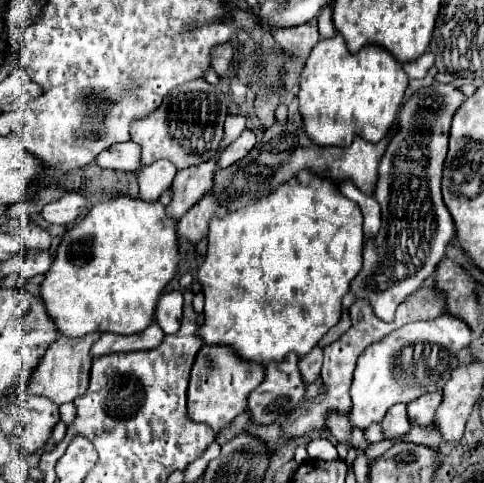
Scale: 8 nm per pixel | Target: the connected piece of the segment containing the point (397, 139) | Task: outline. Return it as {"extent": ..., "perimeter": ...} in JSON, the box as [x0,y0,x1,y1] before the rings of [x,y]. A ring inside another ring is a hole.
{"extent":[350,80,466,322],"perimeter":[[[432,80],[430,86],[410,92],[400,106],[400,112],[398,112],[398,118],[394,124],[396,134],[394,134],[392,142],[388,144],[386,154],[380,160],[378,182],[374,188],[374,198],[382,206],[382,226],[378,230],[378,236],[374,238],[378,258],[364,258],[364,268],[350,282],[350,292],[354,294],[354,298],[356,300],[364,298],[380,320],[390,322],[394,318],[396,308],[434,274],[438,262],[446,254],[448,242],[454,238],[454,222],[442,200],[440,180],[442,180],[444,158],[448,152],[450,122],[452,122],[454,112],[458,110],[458,106],[464,100],[466,100],[466,96],[460,92],[460,88],[456,84],[452,84],[452,82],[444,84],[444,82]]]}

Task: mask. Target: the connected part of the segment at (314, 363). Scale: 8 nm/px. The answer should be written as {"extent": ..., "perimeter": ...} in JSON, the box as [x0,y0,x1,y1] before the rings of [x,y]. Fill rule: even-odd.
{"extent":[298,346,324,384],"perimeter":[[[316,346],[310,354],[306,354],[306,356],[298,362],[298,368],[300,368],[300,374],[302,374],[302,382],[312,384],[312,382],[318,378],[320,368],[322,368],[322,356],[324,356],[324,350]]]}

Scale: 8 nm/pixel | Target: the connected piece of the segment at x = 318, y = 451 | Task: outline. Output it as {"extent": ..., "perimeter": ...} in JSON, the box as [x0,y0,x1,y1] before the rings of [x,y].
{"extent":[308,440,338,460],"perimeter":[[[312,440],[308,446],[308,456],[316,460],[334,460],[338,456],[336,446],[330,440]]]}

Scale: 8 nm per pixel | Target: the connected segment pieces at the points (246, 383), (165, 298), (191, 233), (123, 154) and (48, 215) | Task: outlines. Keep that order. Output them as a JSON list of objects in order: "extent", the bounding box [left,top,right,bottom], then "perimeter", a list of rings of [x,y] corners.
[{"extent":[188,346,264,432],"perimeter":[[[202,346],[196,356],[188,386],[188,418],[194,422],[206,422],[214,432],[220,432],[246,410],[248,394],[262,382],[262,376],[264,366],[240,360],[230,348]]]},{"extent":[154,290,182,334],"perimeter":[[[174,290],[170,294],[162,294],[154,310],[154,320],[164,330],[164,334],[178,332],[180,318],[182,318],[182,292]]]},{"extent":[178,196,226,246],"perimeter":[[[204,196],[178,222],[178,238],[186,238],[190,244],[196,246],[206,236],[210,218],[224,216],[224,214],[226,210],[222,208],[222,204],[218,204],[212,196]]]},{"extent":[96,140,140,172],"perimeter":[[[132,140],[128,142],[118,142],[110,146],[108,150],[100,152],[96,158],[98,166],[102,168],[112,168],[112,170],[124,170],[124,172],[136,172],[140,164],[140,146]]]},{"extent":[42,192,84,226],"perimeter":[[[68,192],[58,202],[46,204],[42,208],[42,216],[44,216],[44,220],[48,220],[52,224],[70,226],[76,222],[82,208],[84,208],[84,196],[78,192]]]}]

